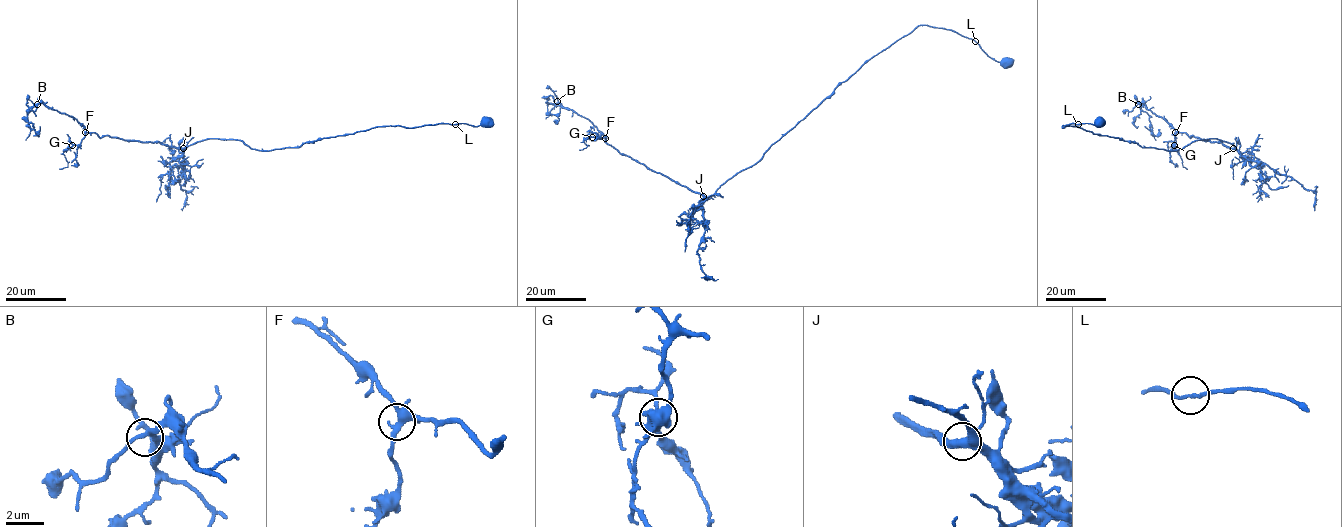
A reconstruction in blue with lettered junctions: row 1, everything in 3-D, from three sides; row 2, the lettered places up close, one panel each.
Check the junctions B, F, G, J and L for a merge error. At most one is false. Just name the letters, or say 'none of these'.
none of these

